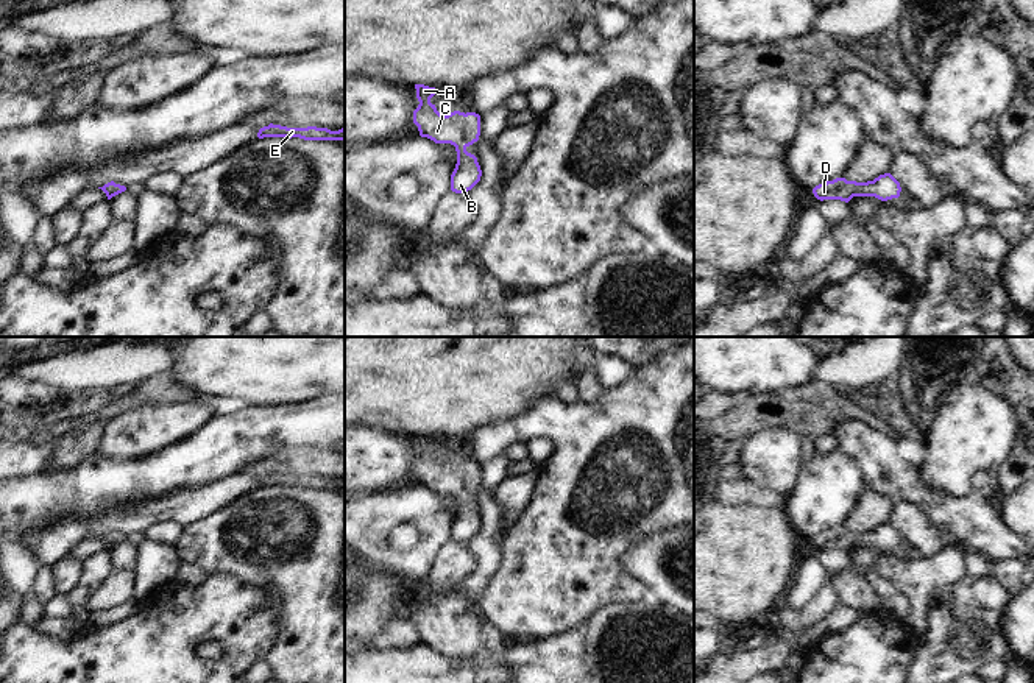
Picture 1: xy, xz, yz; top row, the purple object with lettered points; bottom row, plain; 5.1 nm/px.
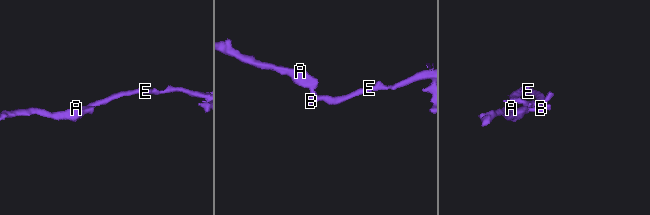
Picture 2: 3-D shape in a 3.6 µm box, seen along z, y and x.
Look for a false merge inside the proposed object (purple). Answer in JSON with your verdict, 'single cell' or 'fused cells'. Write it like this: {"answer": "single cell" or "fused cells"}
{"answer": "single cell"}

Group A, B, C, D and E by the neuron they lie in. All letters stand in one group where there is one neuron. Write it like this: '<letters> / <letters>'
A B C D E

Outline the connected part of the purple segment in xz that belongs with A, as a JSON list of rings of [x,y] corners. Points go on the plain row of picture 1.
[[[415,434],[415,438],[420,454],[413,460],[413,472],[418,476],[421,487],[427,487],[435,493],[451,493],[455,496],[457,513],[451,524],[451,540],[466,543],[482,526],[477,507],[466,501],[469,494],[479,490],[480,465],[460,460],[443,465],[430,452],[435,437]]]

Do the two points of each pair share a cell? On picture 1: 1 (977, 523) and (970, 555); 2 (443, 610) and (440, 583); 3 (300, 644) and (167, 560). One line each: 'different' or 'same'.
1: different
2: different
3: different

